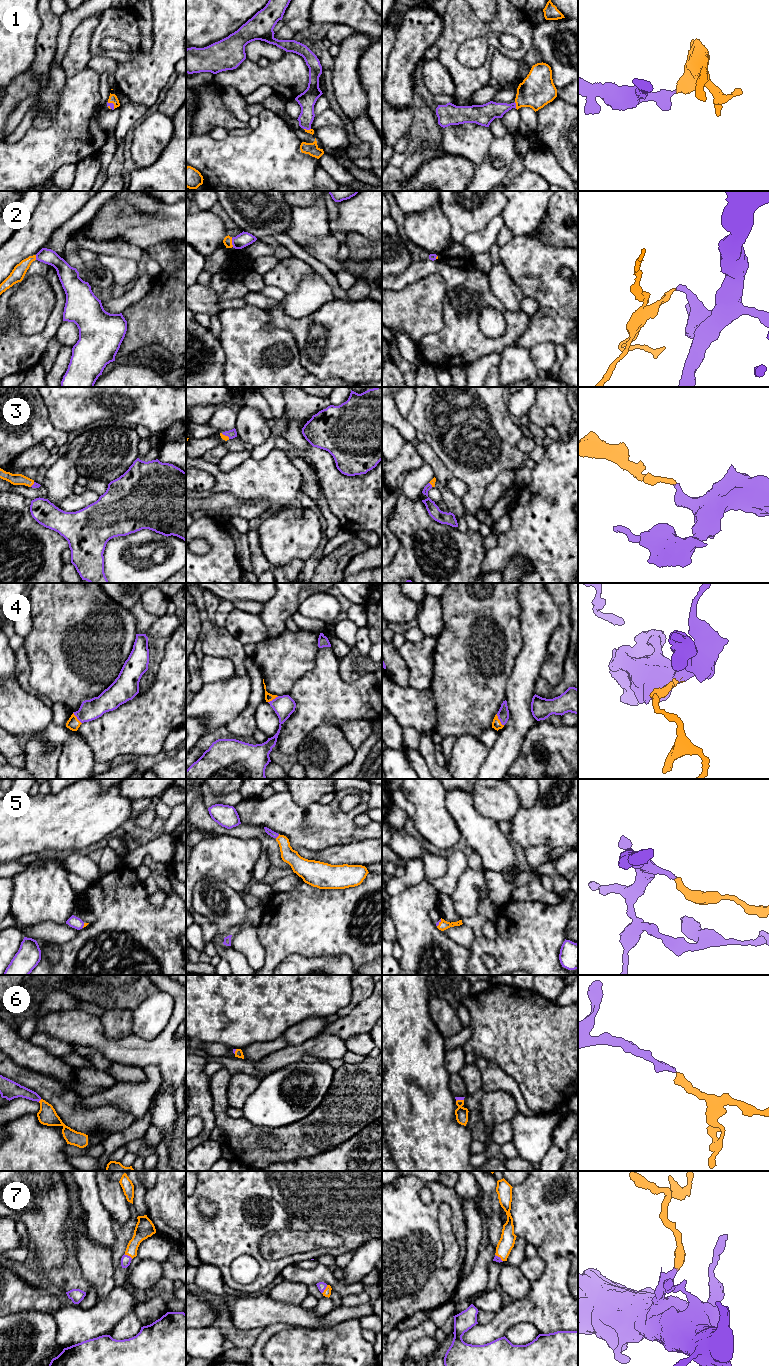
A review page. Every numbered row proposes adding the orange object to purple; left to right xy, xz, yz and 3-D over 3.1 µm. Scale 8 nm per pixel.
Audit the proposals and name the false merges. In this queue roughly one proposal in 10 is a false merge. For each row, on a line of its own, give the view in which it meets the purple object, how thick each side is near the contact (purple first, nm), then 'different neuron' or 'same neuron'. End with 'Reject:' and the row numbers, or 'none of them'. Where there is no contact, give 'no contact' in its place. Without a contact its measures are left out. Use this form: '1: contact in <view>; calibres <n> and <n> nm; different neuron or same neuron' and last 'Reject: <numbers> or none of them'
1: contact in yz; calibres 160 and 280 nm; same neuron
2: contact in xz; calibres 120 and 70 nm; same neuron
3: contact in xz; calibres 70 and 40 nm; same neuron
4: contact in yz; calibres 100 and 80 nm; same neuron
5: contact in xz; calibres 50 and 120 nm; same neuron
6: contact in xy; calibres 140 and 150 nm; same neuron
7: contact in xz; calibres 70 and 60 nm; same neuron
Reject: none of them

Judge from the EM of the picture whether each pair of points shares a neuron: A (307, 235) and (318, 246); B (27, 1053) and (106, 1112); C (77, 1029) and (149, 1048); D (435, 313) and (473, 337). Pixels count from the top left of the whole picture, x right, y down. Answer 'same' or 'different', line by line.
A: different
B: different
C: same
D: different

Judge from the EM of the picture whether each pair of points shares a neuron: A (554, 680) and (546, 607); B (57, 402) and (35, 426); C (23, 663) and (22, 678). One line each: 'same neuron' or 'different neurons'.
A: different neurons
B: different neurons
C: same neuron

